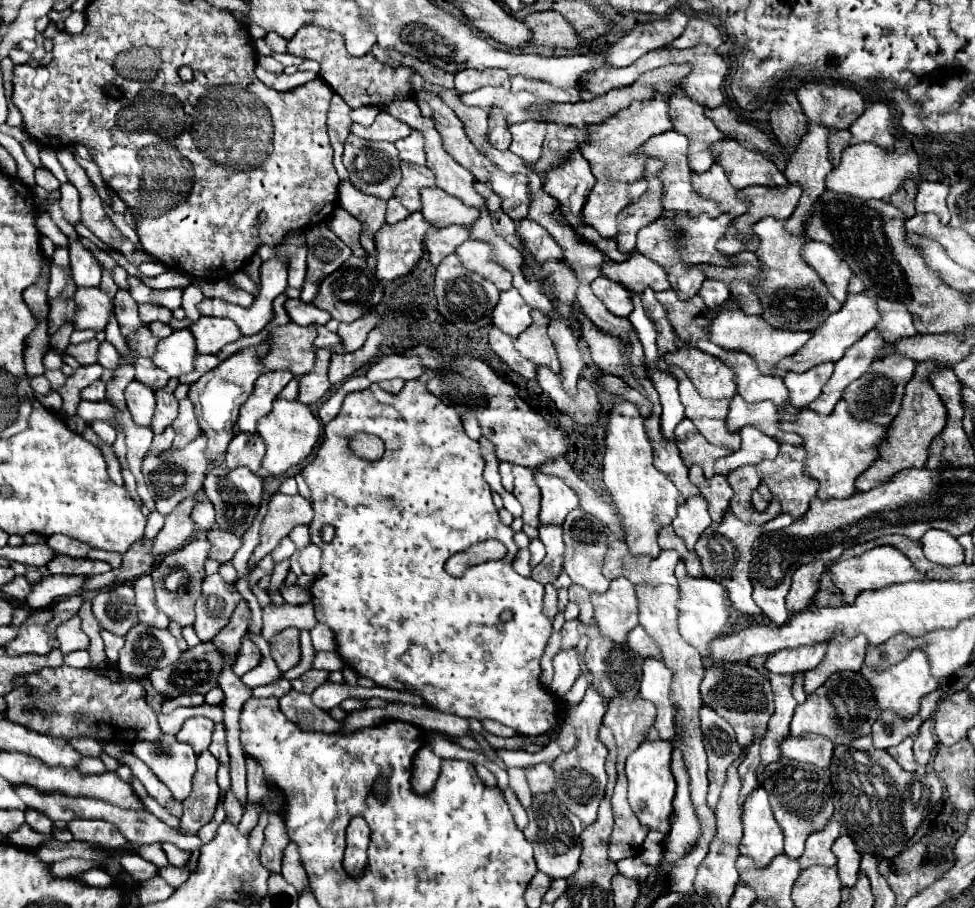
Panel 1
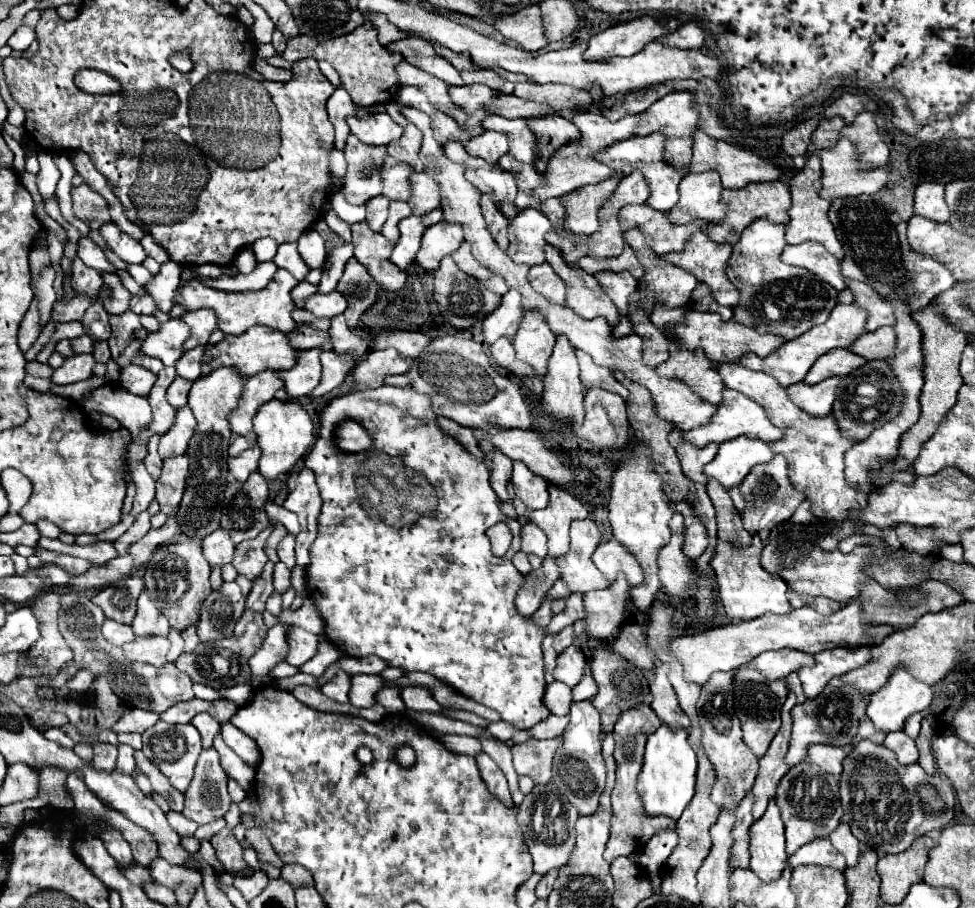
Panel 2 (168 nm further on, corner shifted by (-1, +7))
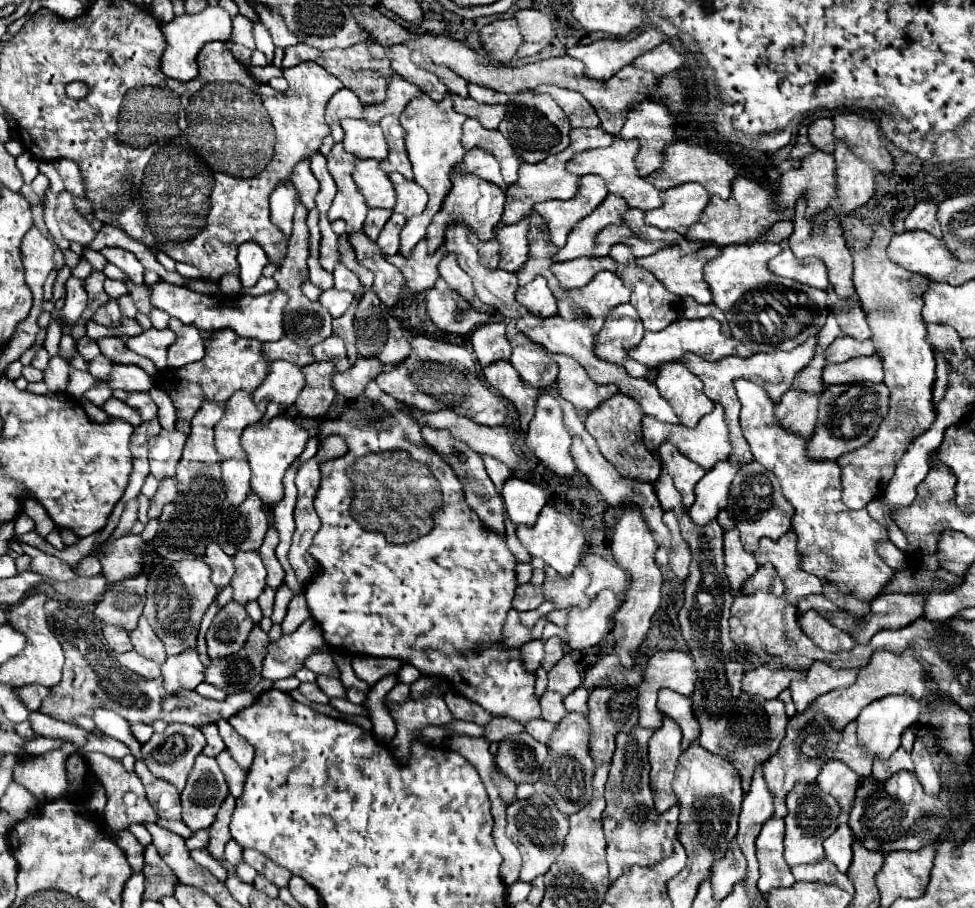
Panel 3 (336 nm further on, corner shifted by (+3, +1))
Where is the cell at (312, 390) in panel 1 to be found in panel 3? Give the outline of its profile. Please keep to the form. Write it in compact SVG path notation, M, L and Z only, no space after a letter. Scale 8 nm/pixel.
M273 361L269 375L253 391L253 397L275 401L279 405L293 405L303 387L305 375L299 365L289 361Z

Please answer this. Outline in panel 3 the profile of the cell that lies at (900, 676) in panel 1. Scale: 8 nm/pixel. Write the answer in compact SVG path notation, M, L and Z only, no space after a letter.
M903 693L903 695L887 695L883 699L877 699L873 703L869 703L857 717L857 735L859 741L869 749L869 753L873 757L889 757L893 751L899 749L901 745L901 733L919 721L919 713L921 713L921 703L917 699L913 699L911 695Z

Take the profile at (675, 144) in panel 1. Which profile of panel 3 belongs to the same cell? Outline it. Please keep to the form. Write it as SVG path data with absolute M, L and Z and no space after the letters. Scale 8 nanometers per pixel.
M615 137L615 143L605 147L605 149L593 149L593 151L583 151L577 153L571 161L569 161L569 171L577 173L577 175L601 175L605 179L605 187L609 187L609 193L615 195L625 195L625 199L629 199L629 207L633 209L641 209L641 211L651 211L663 205L661 199L661 191L657 187L653 187L645 177L639 175L635 159L639 153L639 141L625 141Z

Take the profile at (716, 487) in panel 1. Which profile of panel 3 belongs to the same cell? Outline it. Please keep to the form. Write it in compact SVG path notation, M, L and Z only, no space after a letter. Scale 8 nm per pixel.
M725 529L723 537L725 537L725 547L723 547L725 549L725 573L729 575L731 589L737 591L737 587L741 587L741 583L745 583L749 575L753 575L753 571L757 569L755 567L757 561L753 559L751 553L743 549L737 529Z

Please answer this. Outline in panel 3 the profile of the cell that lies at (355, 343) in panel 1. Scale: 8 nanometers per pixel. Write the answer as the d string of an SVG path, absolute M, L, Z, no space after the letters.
M331 335L325 341L311 347L311 351L317 355L317 361L333 361L337 363L337 371L347 371L351 367L345 351L345 341L341 335Z

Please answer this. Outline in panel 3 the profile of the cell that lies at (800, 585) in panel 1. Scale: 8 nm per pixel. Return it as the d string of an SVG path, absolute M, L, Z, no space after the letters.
M807 611L797 617L801 629L805 635L809 635L819 647L825 647L825 651L841 651L855 645L855 639L849 637L849 633L833 627L825 617L821 617L817 611Z

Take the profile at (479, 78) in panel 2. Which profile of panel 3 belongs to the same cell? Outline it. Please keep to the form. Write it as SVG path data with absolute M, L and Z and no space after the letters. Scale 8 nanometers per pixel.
M469 83L469 97L473 97L479 103L507 103L505 93L497 93L489 87L481 87L475 83Z

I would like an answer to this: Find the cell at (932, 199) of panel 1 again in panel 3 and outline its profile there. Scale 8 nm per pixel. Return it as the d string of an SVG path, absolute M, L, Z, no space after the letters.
M919 201L909 217L905 219L905 229L911 231L911 229L925 229L927 233L935 235L937 239L941 239L941 227L939 227L939 221L935 217L937 213L937 205L931 203L931 201Z

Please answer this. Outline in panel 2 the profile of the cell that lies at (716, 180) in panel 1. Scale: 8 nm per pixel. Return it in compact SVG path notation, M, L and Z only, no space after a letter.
M705 171L705 173L689 173L679 183L679 203L667 211L669 221L675 225L679 223L691 223L691 221L705 221L705 223L717 223L725 217L725 203L721 201L721 181L717 171Z

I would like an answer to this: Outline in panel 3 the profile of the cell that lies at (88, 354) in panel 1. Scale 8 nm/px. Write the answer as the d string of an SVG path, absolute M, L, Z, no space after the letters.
M63 335L61 337L61 343L59 343L59 355L65 357L65 359L71 359L75 353L77 353L77 345L75 345L73 337Z

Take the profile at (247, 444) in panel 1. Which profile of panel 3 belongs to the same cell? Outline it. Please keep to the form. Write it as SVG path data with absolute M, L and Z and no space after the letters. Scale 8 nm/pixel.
M227 459L221 463L221 469L223 469L223 483L229 503L241 505L245 501L245 495L251 491L249 463L245 459Z

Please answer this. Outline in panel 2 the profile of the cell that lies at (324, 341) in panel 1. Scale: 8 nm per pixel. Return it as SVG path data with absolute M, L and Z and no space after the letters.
M299 325L291 335L289 335L289 343L293 345L293 349L297 351L305 351L305 349L321 349L321 351L329 351L331 349L331 339L325 331L313 329L309 325Z

